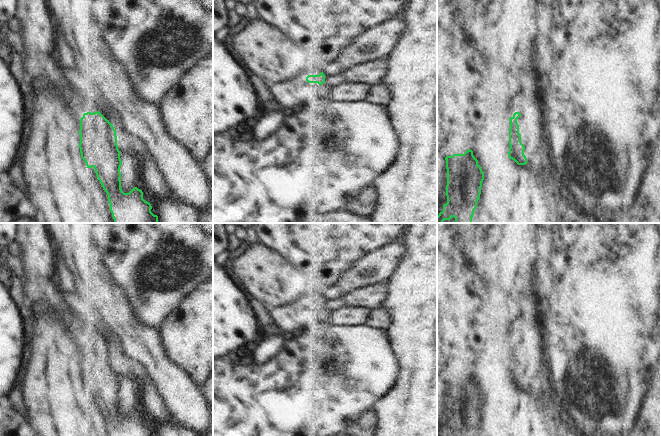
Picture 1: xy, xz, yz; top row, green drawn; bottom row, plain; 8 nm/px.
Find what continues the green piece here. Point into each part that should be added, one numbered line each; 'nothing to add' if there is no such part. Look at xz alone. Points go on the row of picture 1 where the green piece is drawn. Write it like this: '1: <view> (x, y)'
1: xz (290, 94).

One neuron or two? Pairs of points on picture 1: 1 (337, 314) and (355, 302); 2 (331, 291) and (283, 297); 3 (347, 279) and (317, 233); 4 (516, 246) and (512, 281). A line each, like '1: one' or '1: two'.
1: two
2: two
3: two
4: one

